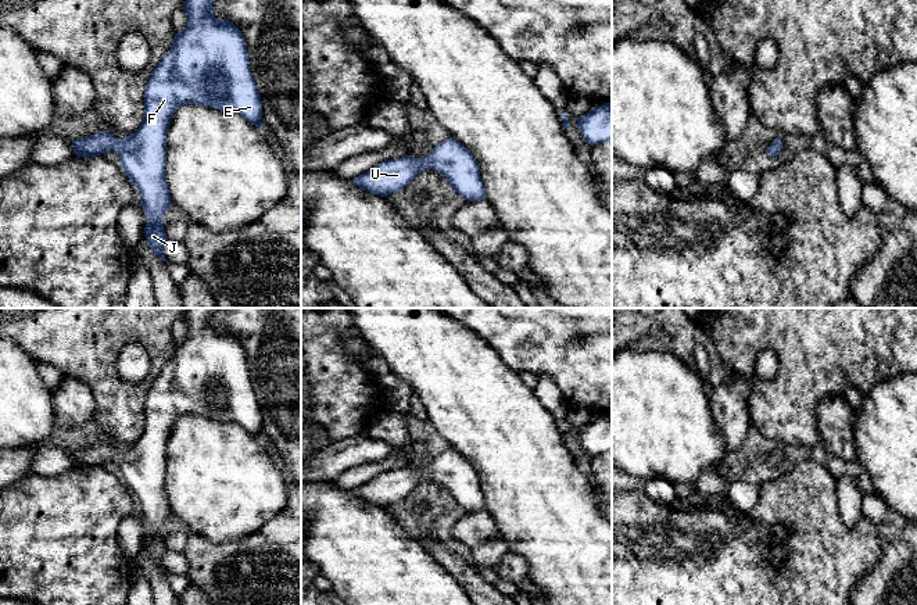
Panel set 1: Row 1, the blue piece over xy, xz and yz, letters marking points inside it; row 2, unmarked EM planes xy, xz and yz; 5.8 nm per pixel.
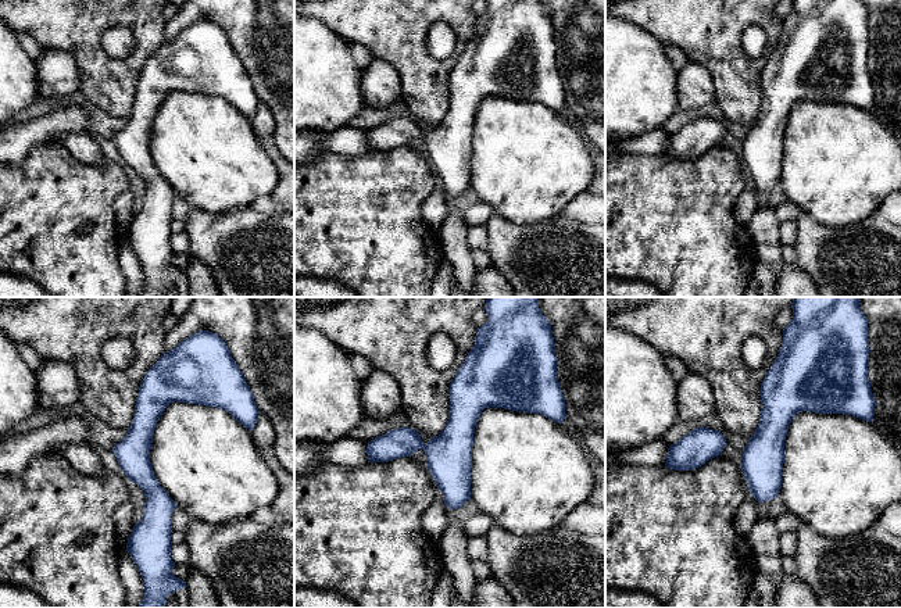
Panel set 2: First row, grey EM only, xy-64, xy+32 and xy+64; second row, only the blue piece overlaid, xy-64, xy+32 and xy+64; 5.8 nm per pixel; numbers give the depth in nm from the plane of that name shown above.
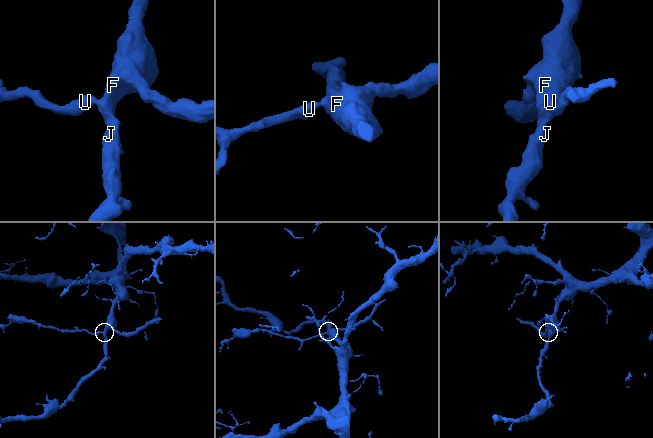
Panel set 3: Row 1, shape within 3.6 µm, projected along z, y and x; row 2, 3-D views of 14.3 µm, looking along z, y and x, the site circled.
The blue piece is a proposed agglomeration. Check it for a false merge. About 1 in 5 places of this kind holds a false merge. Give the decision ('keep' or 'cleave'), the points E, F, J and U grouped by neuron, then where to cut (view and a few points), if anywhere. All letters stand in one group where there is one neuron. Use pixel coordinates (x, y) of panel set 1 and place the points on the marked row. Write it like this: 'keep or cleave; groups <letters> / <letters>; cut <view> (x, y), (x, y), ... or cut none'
keep; groups E F J U; cut none

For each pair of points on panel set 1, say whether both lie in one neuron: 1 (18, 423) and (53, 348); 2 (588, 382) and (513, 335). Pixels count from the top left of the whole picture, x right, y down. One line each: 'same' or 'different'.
1: different
2: same

